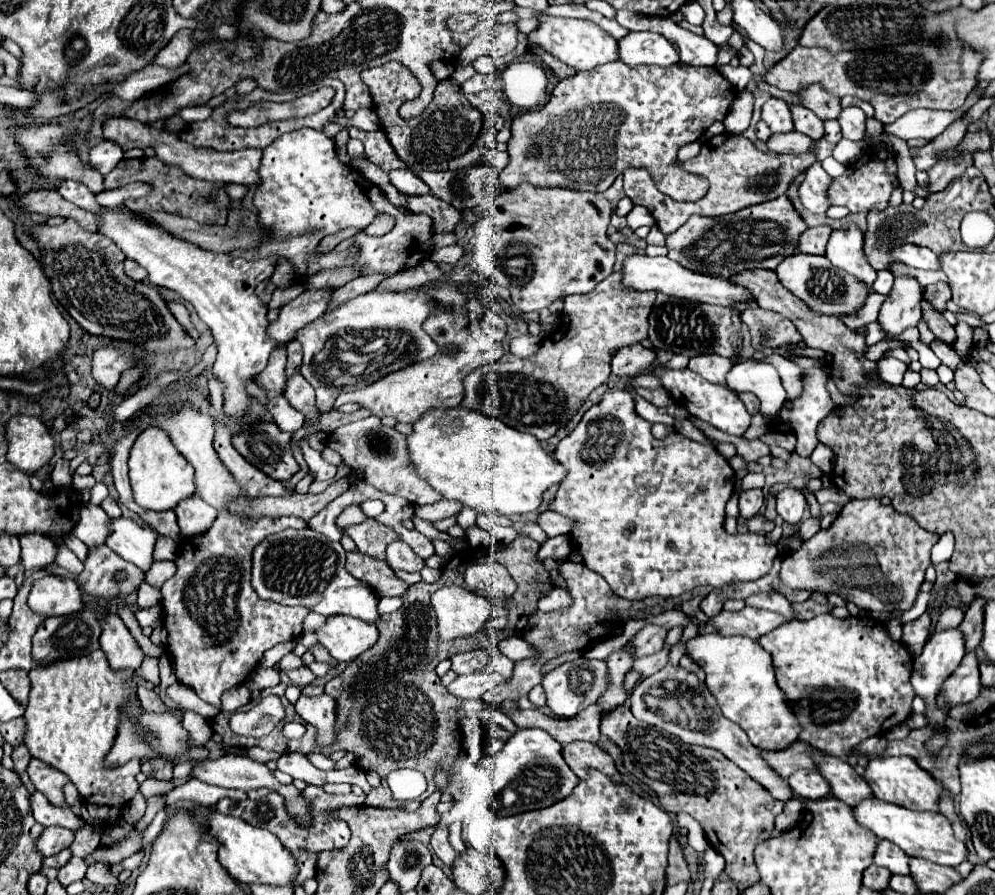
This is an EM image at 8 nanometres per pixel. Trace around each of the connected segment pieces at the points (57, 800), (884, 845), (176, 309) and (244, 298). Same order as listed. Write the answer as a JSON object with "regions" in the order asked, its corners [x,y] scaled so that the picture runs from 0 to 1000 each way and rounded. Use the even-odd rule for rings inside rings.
{"regions":[[[[33,848],[27,857],[27,864],[33,873],[33,877],[47,891],[47,895],[55,902],[67,902],[65,891],[63,891],[63,877],[69,873],[63,868],[63,864],[57,864],[53,857]]],[[[883,940],[881,953],[877,958],[877,964],[891,969],[895,975],[904,975],[904,978],[914,978],[914,958],[897,942],[893,940]]],[[[171,336],[169,343],[178,359],[188,369],[188,372],[194,379],[198,379],[200,377],[200,370],[195,366],[187,342],[182,337]]],[[[71,200],[61,202],[57,209],[59,218],[77,231],[85,231],[93,238],[99,238],[104,249],[102,260],[114,265],[120,278],[134,292],[138,292],[150,305],[150,314],[154,318],[172,323],[180,327],[186,336],[190,336],[200,354],[210,363],[216,383],[218,383],[218,401],[214,408],[214,421],[224,430],[224,459],[230,468],[244,468],[252,457],[252,441],[246,435],[246,428],[256,426],[258,419],[266,412],[272,392],[278,383],[268,374],[270,356],[268,341],[256,330],[258,316],[272,309],[278,296],[278,285],[270,285],[260,292],[248,292],[242,287],[208,283],[202,276],[194,276],[180,265],[174,265],[160,256],[158,251],[150,251],[126,236],[106,234],[95,227],[95,218],[81,204]]]]}

